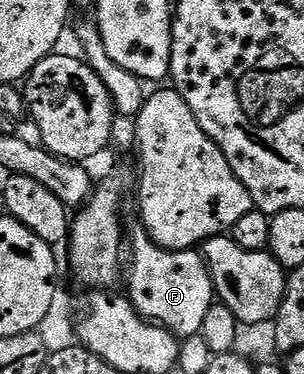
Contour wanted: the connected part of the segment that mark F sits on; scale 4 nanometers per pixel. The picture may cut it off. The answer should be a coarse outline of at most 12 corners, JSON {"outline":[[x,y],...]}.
{"outline":[[132,230],[126,297],[180,340],[214,305],[199,249]]}

